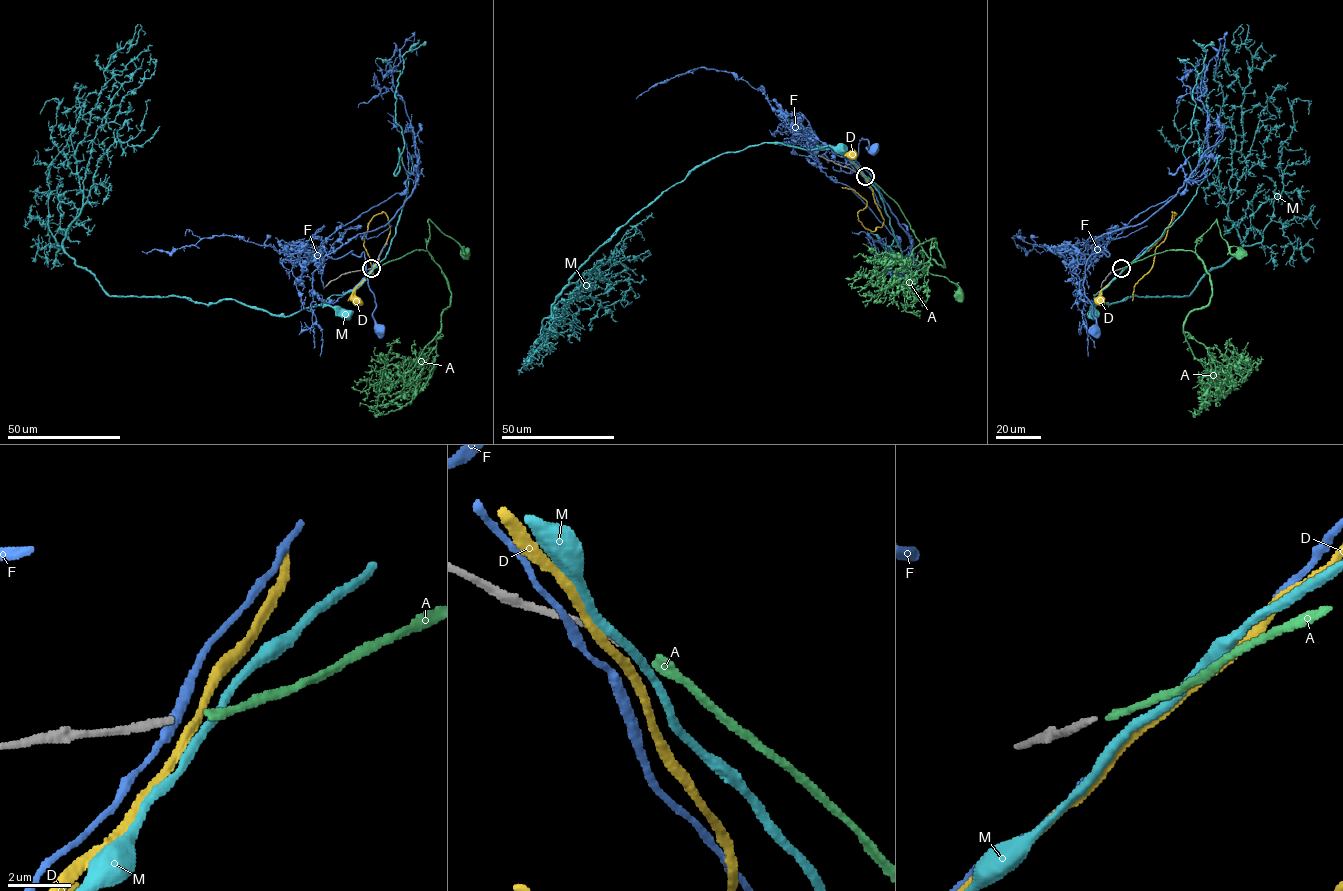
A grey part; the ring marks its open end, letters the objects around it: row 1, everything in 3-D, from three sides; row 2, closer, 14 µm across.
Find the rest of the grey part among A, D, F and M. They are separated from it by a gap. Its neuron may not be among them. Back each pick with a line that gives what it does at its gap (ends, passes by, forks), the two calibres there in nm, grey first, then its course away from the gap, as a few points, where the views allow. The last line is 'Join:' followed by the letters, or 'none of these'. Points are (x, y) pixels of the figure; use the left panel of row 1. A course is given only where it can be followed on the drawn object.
A: it ends; calibres 180 and 260 nm; course (373, 268), (415, 250), (428, 252), (428, 219), (452, 237), (463, 254)
Join: A

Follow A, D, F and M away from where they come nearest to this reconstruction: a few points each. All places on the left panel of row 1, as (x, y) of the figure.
A: (373, 268), (415, 250), (428, 252), (428, 219), (452, 237), (463, 254)
D: (372, 270), (355, 290), (358, 300)
F: (370, 270), (332, 303), (319, 298), (312, 284), (325, 255), (336, 259), (363, 252), (378, 330)
M: (372, 270), (356, 289), (332, 294), (323, 302), (344, 317), (347, 316)

